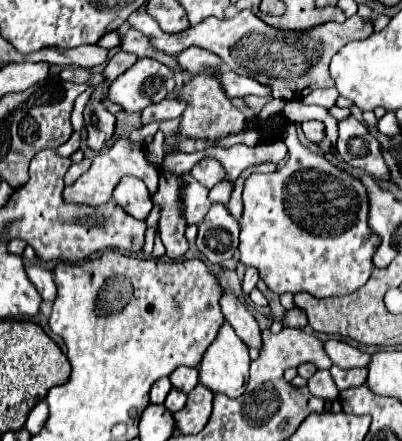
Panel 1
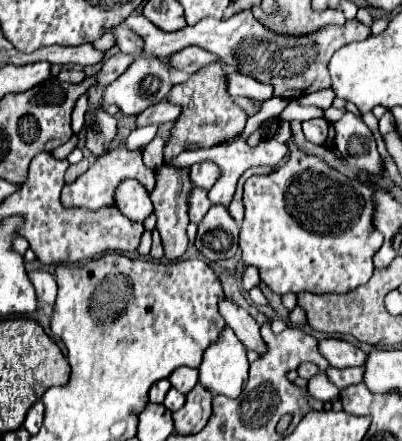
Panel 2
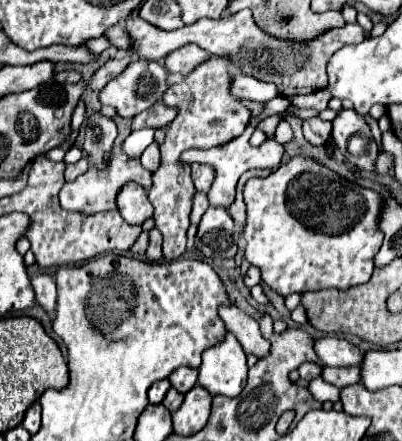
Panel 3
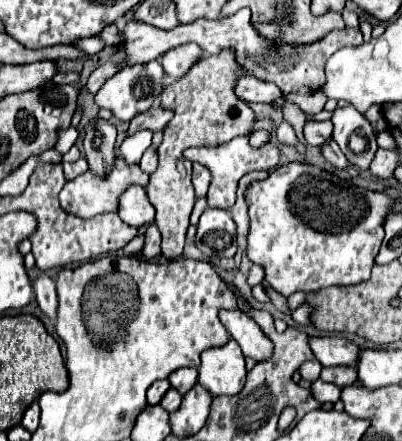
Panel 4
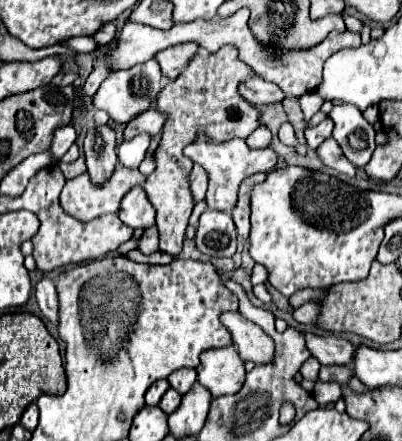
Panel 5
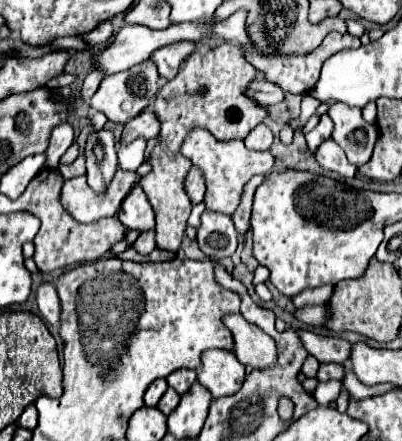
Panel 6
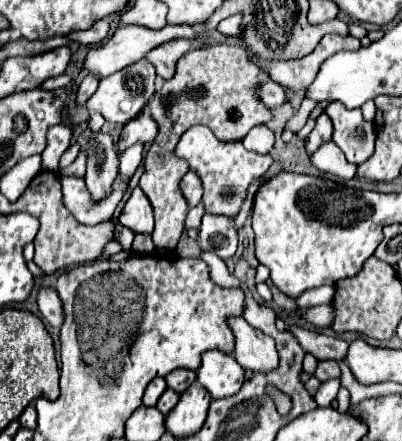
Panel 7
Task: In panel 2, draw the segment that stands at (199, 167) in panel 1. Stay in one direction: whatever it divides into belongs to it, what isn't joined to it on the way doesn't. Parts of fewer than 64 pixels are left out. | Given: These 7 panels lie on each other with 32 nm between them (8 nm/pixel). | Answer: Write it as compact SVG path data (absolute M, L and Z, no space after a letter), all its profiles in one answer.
M200 162L190 168L190 178L200 188L212 188L212 184L220 178L220 168L216 168L212 162Z

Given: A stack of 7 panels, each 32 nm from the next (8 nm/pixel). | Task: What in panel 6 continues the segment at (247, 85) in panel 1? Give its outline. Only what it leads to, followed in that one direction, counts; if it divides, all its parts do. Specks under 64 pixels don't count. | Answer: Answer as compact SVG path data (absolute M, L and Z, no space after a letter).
M260 76L252 82L252 86L248 86L248 96L252 96L252 100L256 100L260 106L272 106L284 100L282 88Z

